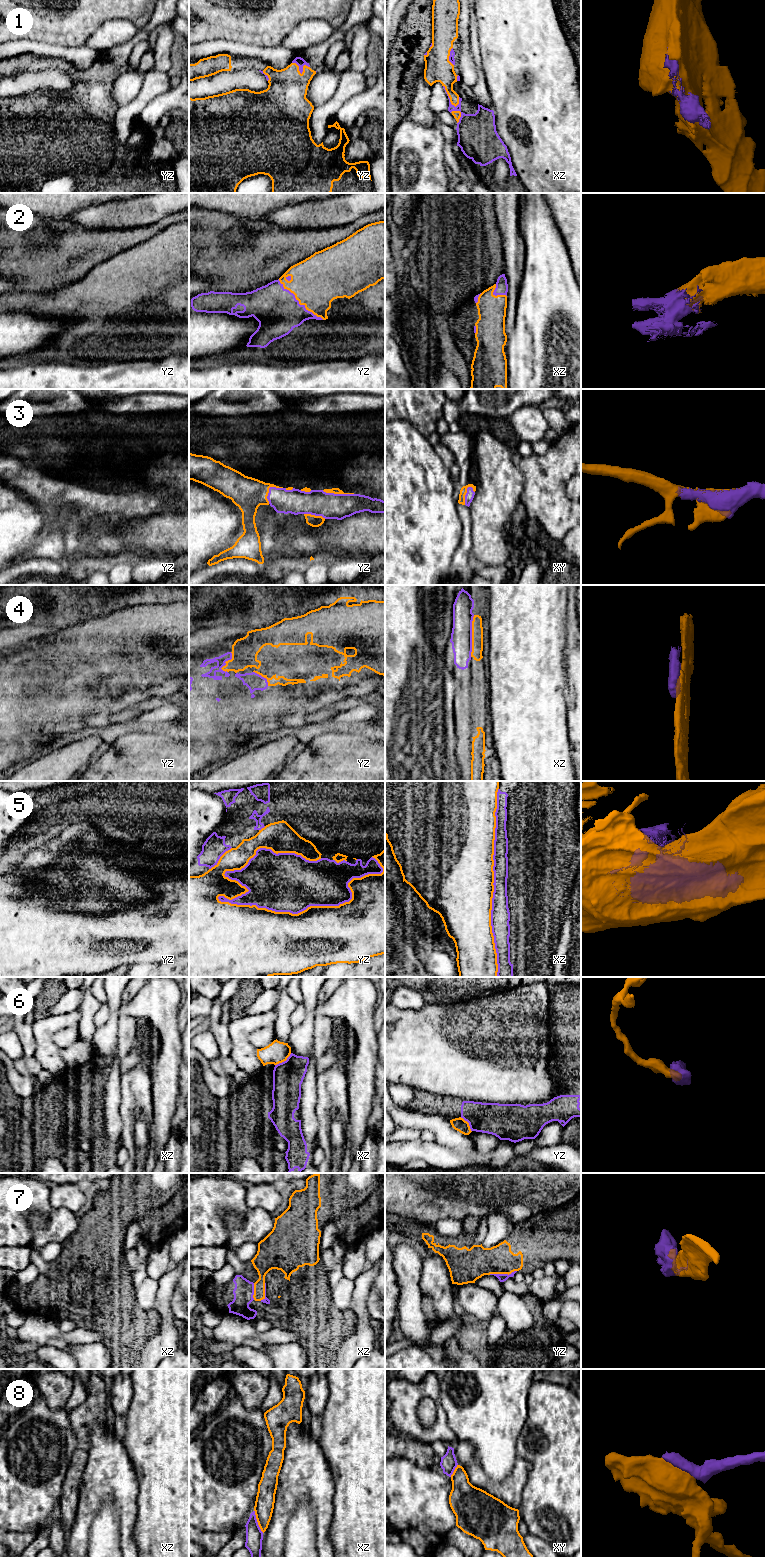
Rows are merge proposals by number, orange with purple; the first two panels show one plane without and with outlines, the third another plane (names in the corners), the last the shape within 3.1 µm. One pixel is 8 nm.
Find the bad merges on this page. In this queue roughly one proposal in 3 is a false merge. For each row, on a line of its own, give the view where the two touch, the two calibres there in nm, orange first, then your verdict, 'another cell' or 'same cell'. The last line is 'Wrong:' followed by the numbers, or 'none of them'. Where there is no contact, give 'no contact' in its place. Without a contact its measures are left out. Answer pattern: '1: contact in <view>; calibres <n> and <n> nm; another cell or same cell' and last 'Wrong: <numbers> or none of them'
1: contact in xz; calibres 220 and 110 nm; same cell
2: contact in yz; calibres 400 and 360 nm; same cell
3: contact in yz; calibres 50 and 200 nm; same cell
4: contact in xz; calibres 100 and 180 nm; another cell
5: contact in yz; calibres 480 and 460 nm; another cell
6: contact in xz; calibres 180 and 240 nm; another cell
7: contact in yz; calibres 240 and 60 nm; same cell
8: contact in xz; calibres 160 and 140 nm; another cell
Wrong: 4, 5, 6, 8

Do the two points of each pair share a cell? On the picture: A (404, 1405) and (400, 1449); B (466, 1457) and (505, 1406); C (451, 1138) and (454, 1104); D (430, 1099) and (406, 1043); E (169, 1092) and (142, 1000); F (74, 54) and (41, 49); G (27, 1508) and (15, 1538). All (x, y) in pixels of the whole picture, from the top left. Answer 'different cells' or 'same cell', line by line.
A: different cells
B: different cells
C: different cells
D: different cells
E: same cell
F: same cell
G: different cells

